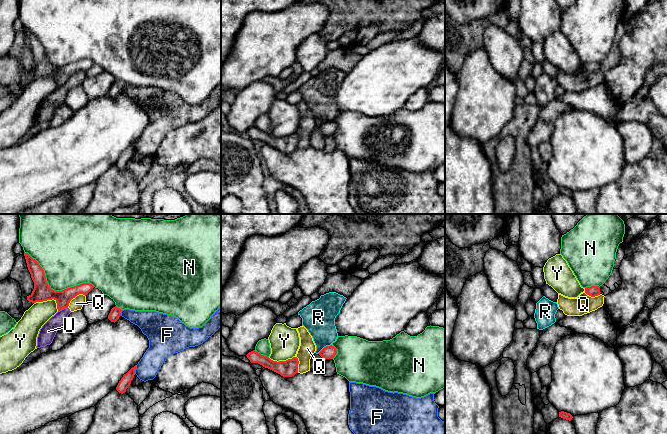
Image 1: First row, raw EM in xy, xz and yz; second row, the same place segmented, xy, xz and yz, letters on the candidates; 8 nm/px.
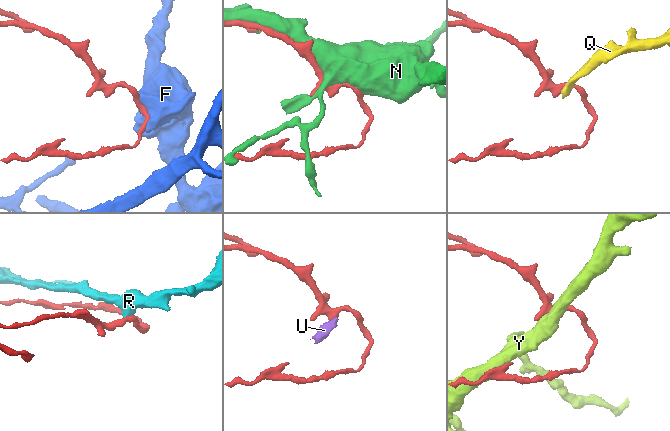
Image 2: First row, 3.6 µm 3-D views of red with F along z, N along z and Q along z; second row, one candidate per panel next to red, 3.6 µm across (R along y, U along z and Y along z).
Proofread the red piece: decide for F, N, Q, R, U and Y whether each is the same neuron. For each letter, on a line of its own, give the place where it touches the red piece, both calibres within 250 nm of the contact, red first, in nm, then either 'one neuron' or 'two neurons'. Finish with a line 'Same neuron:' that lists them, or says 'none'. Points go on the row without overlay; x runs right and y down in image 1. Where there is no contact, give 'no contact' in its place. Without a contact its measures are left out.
F: contact xy (135, 144); calibres 90 and 180 nm; two neurons
N: contact xy (52, 65); calibres 140 and 400 nm; two neurons
Q: contact xy (75, 72); calibres 120 and 100 nm; two neurons
R: contact xz (324, 123); calibres 110 and 260 nm; two neurons
U: contact xy (62, 84); calibres 140 and 130 nm; two neurons
Y: contact xy (49, 75); calibres 140 and 180 nm; two neurons
Same neuron: none

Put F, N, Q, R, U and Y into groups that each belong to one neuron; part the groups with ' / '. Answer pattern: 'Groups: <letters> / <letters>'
Groups: F / N / Q U / R / Y

